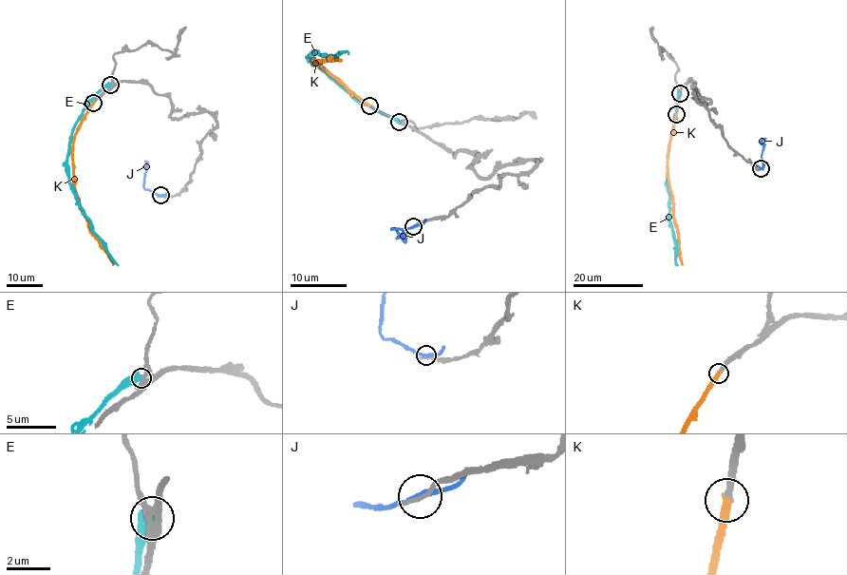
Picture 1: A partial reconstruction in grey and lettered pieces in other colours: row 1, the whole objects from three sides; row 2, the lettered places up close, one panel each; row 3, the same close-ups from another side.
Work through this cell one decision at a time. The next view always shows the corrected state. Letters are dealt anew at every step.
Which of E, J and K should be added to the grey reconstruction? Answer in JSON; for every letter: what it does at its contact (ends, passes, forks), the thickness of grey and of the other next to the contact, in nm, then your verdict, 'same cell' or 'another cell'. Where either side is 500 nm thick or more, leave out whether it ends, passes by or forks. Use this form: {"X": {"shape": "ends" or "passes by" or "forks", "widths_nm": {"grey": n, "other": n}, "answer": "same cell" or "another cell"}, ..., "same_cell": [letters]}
{"E": {"shape": "ends", "widths_nm": {"grey": 380, "other": 440}, "answer": "another cell"}, "J": {"shape": "passes by", "widths_nm": {"grey": 240, "other": 240}, "answer": "another cell"}, "K": {"shape": "ends", "widths_nm": {"grey": 320, "other": 380}, "answer": "same cell"}, "same_cell": ["K"]}

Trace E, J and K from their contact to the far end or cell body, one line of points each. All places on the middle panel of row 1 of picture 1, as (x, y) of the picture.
E: (399, 122), (360, 104), (307, 58), (314, 50), (325, 55), (322, 53), (336, 54), (344, 50), (348, 54)
J: (414, 226), (390, 228), (403, 235), (406, 242)
K: (368, 105), (320, 64), (312, 63), (311, 59), (318, 63), (318, 59), (329, 57), (341, 61)

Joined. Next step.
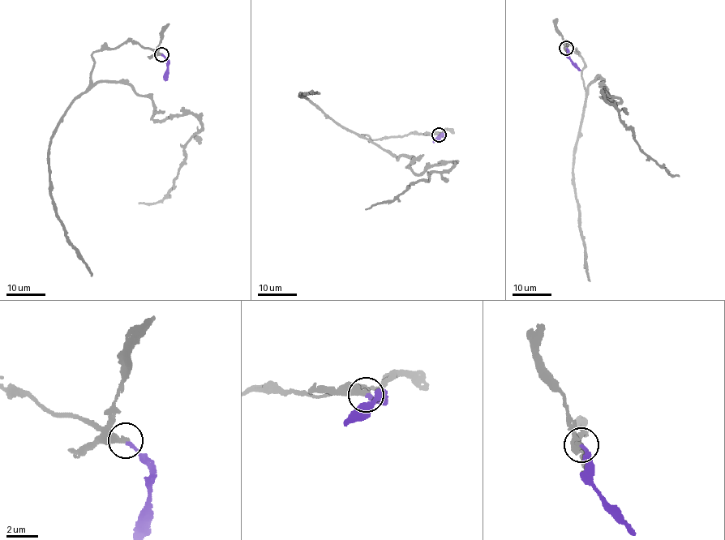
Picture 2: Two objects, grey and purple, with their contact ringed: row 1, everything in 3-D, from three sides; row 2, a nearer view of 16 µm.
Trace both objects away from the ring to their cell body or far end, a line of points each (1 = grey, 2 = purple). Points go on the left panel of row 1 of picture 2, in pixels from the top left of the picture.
1: (161, 54), (130, 40), (92, 55), (91, 82), (202, 124), (163, 199), (139, 203)
2: (161, 54), (168, 62), (165, 80)

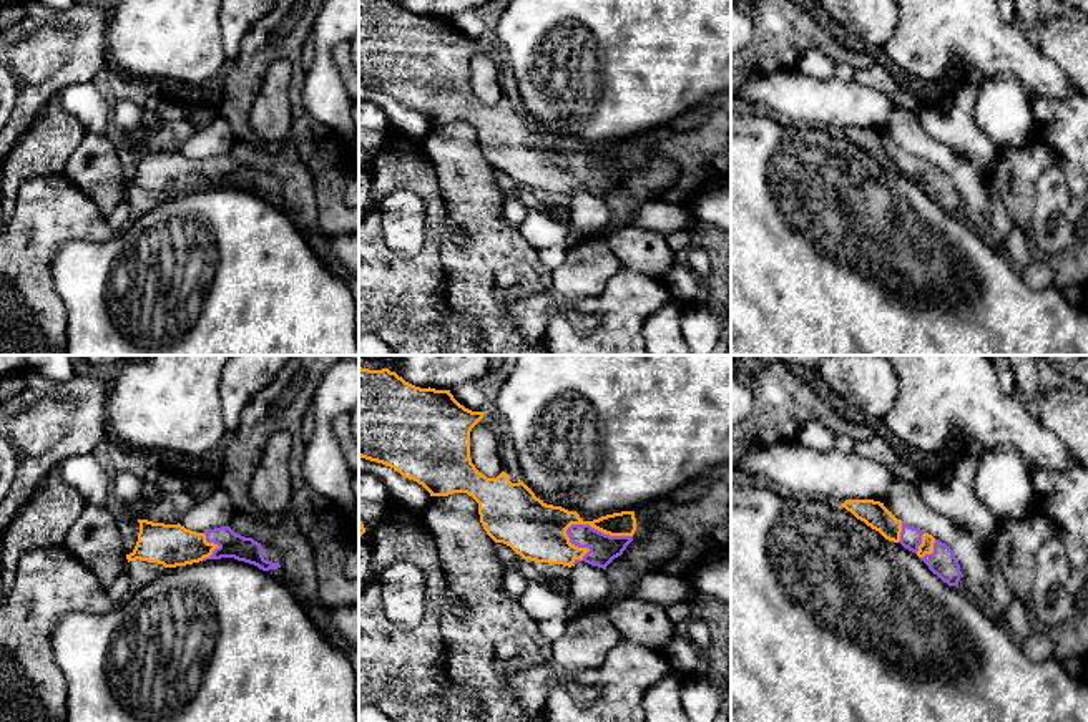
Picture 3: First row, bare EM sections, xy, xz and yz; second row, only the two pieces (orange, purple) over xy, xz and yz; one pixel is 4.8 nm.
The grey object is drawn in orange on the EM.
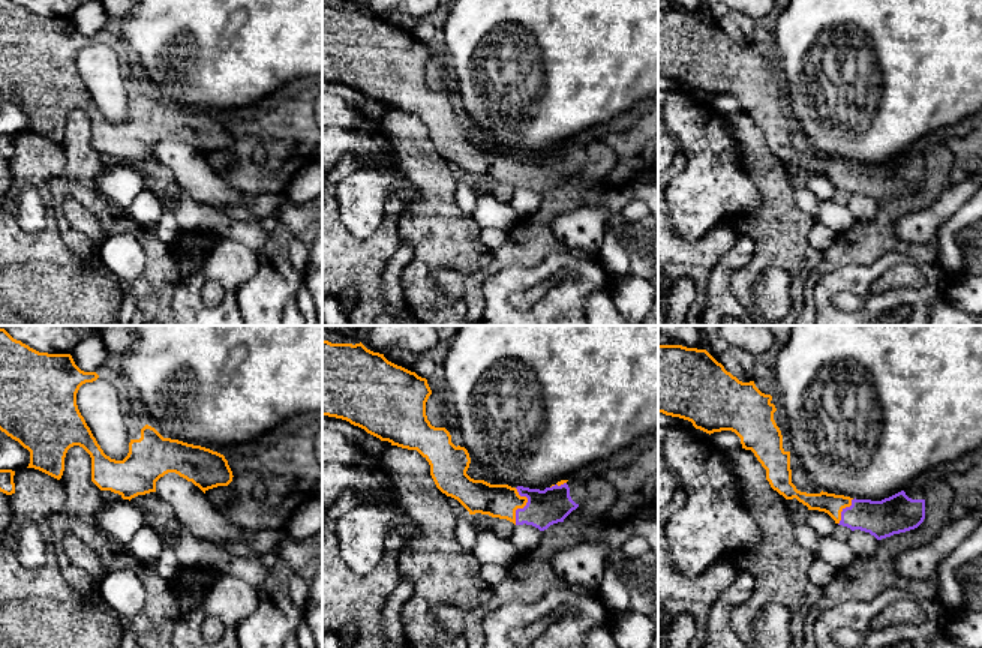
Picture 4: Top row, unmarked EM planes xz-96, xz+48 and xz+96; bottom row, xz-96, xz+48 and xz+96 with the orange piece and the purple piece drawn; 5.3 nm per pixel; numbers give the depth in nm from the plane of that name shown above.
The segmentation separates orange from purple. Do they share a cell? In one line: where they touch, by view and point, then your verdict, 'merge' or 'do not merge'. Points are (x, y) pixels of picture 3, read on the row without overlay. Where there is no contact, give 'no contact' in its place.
contact xz (598, 158); merge

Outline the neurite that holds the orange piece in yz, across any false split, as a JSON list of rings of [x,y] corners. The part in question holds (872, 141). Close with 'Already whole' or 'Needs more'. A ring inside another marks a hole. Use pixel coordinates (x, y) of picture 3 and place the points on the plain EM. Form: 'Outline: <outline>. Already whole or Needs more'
Outline: [[[845,128],[842,133],[857,148],[879,159],[885,168],[915,181],[929,198],[948,214],[958,214],[962,199],[953,179],[932,163],[897,148],[880,129]]]. Needs more

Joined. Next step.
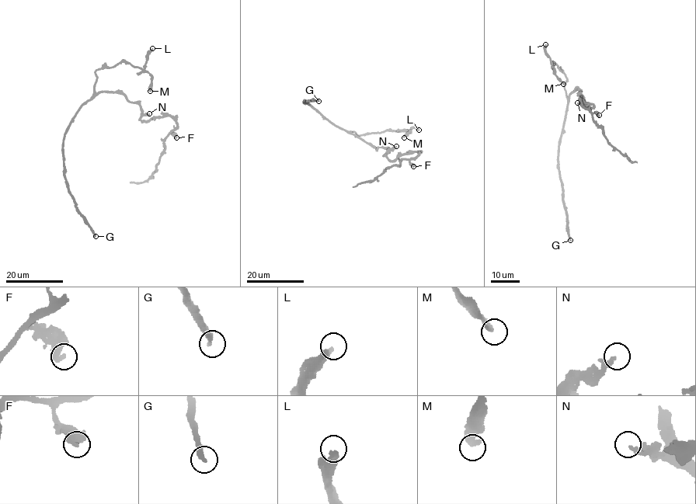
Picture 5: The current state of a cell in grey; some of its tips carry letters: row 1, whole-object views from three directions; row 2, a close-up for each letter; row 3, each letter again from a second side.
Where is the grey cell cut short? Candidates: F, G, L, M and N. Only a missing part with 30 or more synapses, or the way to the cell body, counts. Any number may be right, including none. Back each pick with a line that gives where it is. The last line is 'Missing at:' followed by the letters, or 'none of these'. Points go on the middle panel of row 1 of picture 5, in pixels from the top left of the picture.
Missing at: none of these

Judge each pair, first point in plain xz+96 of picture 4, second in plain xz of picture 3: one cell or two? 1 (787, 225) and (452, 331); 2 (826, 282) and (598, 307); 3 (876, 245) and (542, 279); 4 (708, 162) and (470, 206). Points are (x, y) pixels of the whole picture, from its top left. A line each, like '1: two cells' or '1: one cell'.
1: two cells
2: one cell
3: two cells
4: two cells

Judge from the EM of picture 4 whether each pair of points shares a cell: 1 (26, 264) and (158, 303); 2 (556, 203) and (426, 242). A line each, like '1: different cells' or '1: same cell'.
1: different cells
2: different cells

